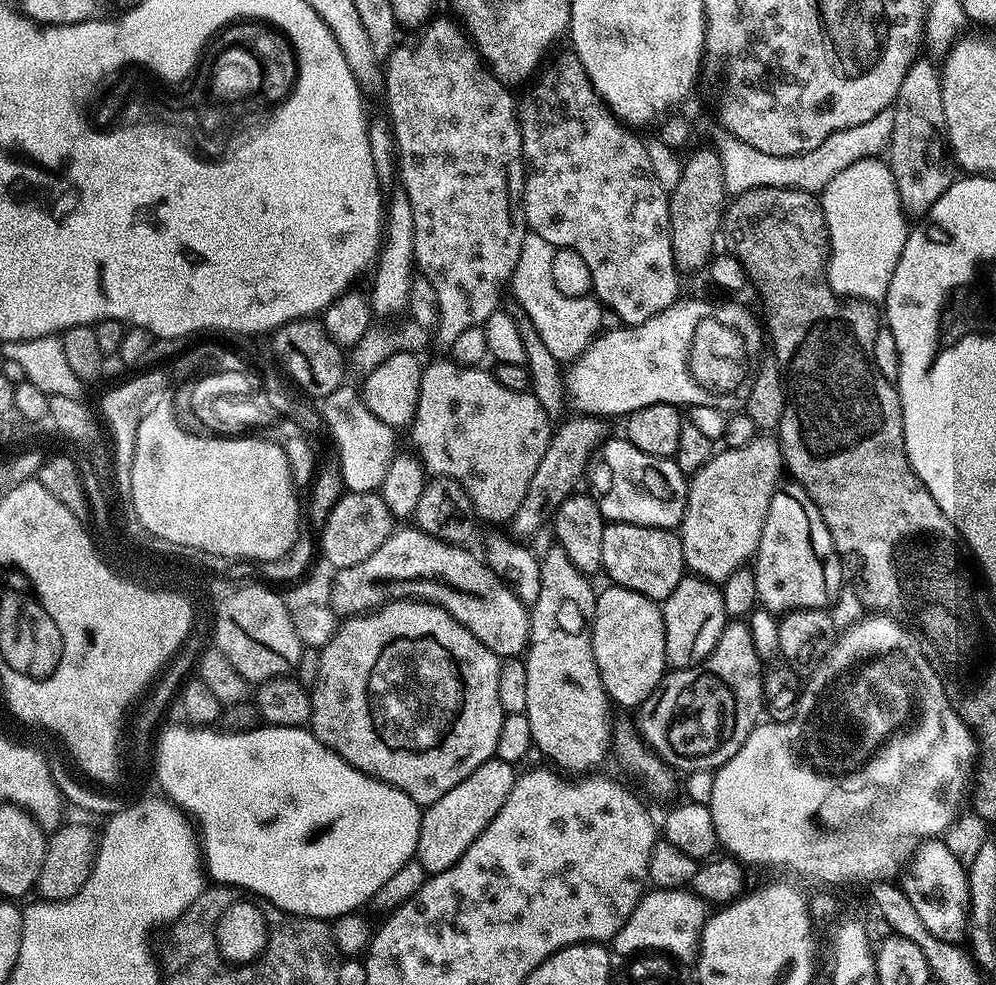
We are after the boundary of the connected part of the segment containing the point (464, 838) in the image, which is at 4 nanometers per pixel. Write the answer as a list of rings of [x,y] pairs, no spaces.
[[[495,758],[487,760],[482,762],[482,766],[478,766],[478,770],[466,774],[466,778],[462,778],[462,782],[458,782],[458,786],[446,790],[446,794],[442,794],[442,798],[438,798],[438,802],[427,805],[423,809],[415,859],[419,860],[425,873],[445,872],[455,866],[458,858],[462,858],[462,854],[472,845],[474,838],[478,838],[478,834],[482,834],[482,830],[486,830],[486,826],[498,814],[498,810],[502,810],[502,802],[506,802],[506,798],[510,798],[510,790],[516,785],[517,775],[517,769],[513,765]]]

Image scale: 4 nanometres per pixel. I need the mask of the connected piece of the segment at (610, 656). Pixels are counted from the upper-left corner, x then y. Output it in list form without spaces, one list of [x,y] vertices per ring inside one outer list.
[[[608,586],[596,597],[596,609],[592,615],[592,645],[594,662],[598,662],[598,674],[609,701],[624,708],[639,709],[658,686],[668,664],[661,605],[634,590]]]

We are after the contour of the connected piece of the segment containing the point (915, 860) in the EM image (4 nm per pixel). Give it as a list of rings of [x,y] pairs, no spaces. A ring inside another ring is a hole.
[[[928,838],[912,856],[912,861],[904,868],[904,877],[898,880],[900,889],[910,898],[914,905],[914,914],[922,918],[926,930],[943,940],[960,942],[969,935],[970,886],[968,885],[968,870],[947,848],[940,838]]]

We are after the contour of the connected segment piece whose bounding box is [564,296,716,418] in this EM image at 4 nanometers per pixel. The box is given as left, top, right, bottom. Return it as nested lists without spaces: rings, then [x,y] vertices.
[[[682,296],[646,322],[616,326],[614,330],[597,335],[565,371],[565,393],[569,407],[583,415],[607,418],[627,416],[643,406],[658,404],[679,408],[716,405],[687,377],[684,344],[680,344],[684,304],[703,304],[705,300],[702,296]]]

